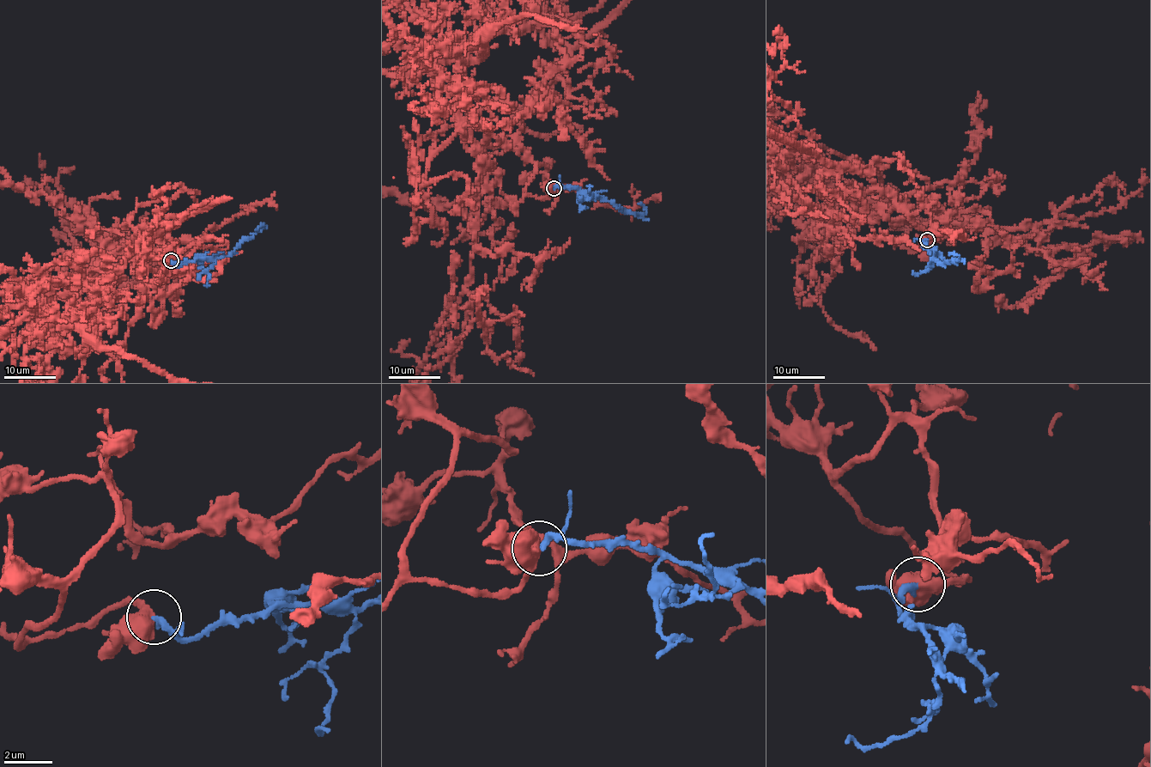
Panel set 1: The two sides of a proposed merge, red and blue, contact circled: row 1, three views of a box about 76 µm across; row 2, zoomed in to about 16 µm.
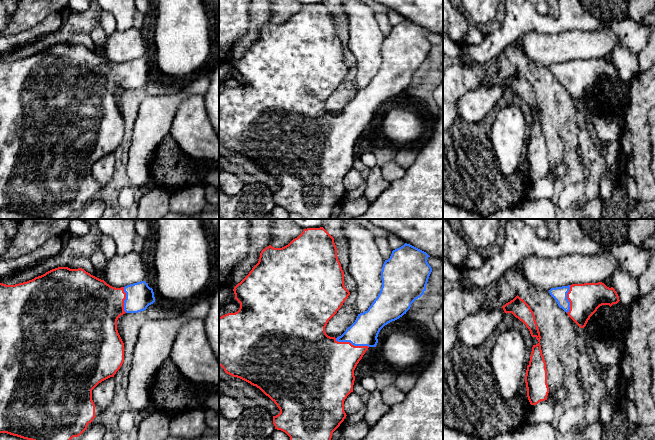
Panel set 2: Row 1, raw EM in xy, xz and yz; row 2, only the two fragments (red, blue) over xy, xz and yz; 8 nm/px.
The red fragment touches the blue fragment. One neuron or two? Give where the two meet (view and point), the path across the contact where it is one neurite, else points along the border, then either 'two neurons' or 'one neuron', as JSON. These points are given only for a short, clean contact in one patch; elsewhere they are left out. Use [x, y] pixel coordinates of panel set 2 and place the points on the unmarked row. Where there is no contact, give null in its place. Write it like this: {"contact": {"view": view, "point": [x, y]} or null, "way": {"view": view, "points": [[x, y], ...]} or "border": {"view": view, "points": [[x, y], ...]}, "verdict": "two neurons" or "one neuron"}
{"contact": {"view": "xz", "point": [351, 120]}, "way": {"view": "xz", "points": [[328, 141], [351, 120], [364, 107]]}, "verdict": "one neuron"}

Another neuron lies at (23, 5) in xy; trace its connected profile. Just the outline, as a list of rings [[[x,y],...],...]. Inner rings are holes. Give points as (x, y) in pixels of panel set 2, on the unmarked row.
[[[20,0],[11,22],[1,35],[15,35],[28,30],[51,13],[60,12],[68,5],[69,0]]]

